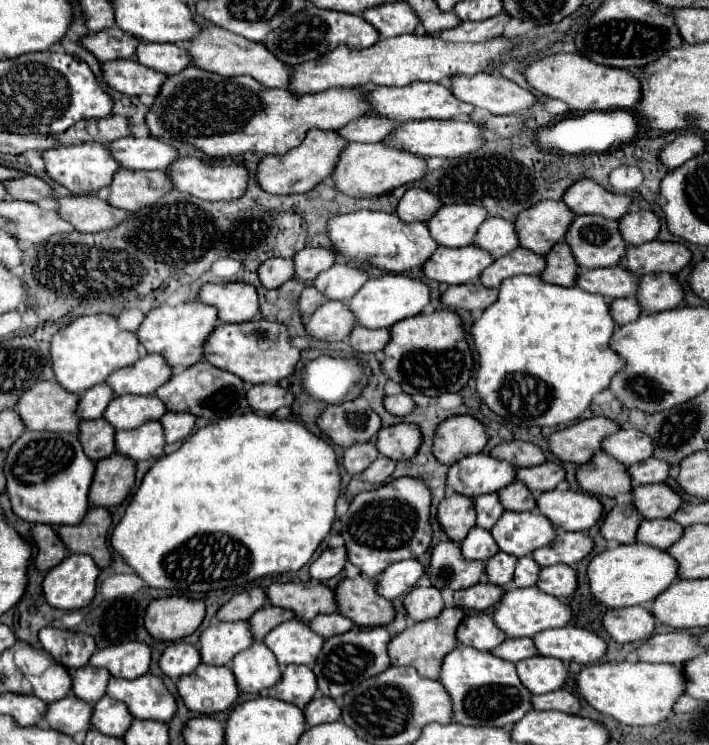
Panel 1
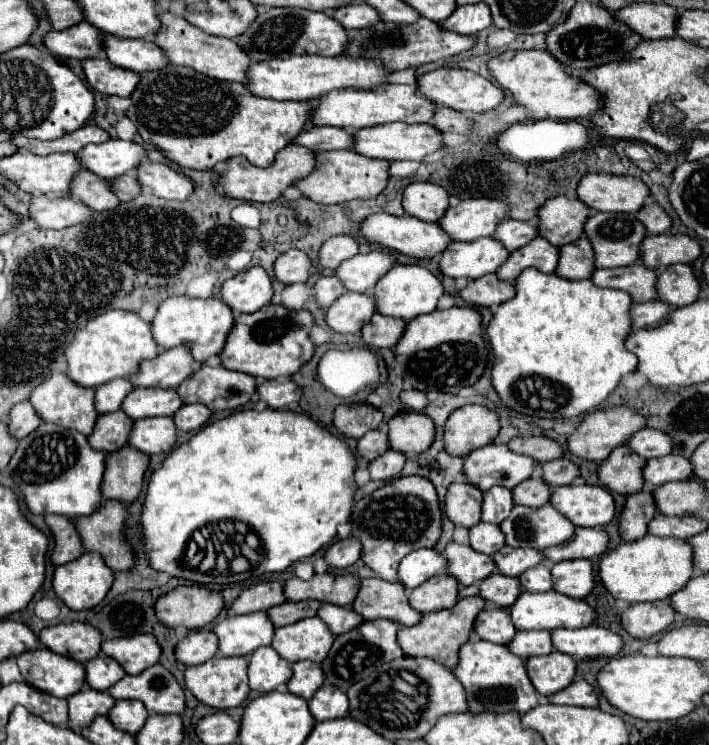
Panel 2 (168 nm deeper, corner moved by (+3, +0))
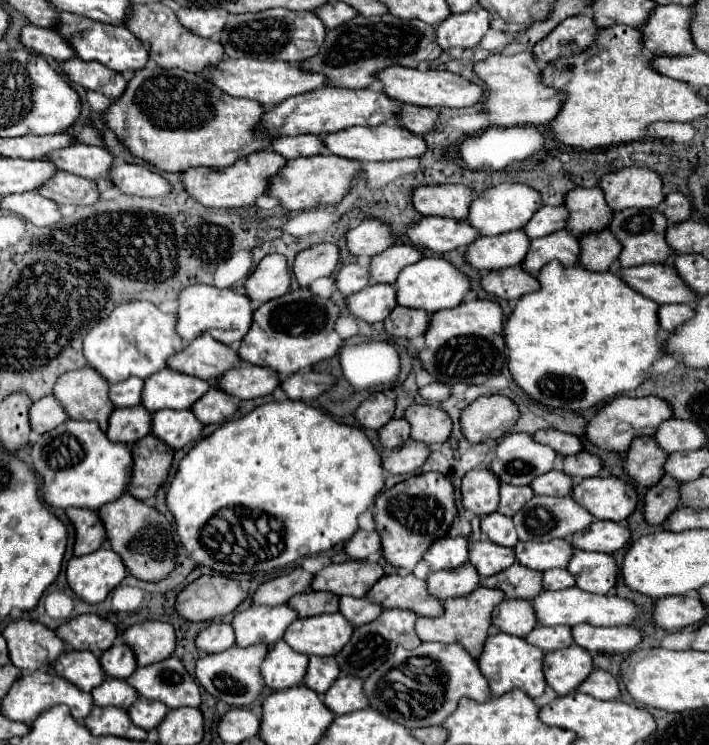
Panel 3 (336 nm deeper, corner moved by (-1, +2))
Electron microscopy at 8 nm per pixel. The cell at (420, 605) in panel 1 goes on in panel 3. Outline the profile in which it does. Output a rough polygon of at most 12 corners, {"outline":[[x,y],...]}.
{"outline":[[472,563],[434,571],[428,591],[440,601],[464,597],[478,587]]}

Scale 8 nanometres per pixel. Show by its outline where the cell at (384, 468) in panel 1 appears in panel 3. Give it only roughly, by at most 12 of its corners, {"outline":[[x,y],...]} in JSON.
{"outline":[[408,439],[384,457],[392,475],[418,471],[430,447]]}

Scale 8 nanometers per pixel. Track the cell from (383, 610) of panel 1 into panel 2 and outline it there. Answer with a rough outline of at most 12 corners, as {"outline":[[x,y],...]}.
{"outline":[[376,577],[360,581],[352,609],[364,621],[404,627],[422,617],[406,589]]}

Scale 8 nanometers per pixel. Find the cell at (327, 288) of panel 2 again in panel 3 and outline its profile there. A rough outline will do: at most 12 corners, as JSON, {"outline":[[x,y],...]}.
{"outline":[[348,263],[338,271],[344,295],[362,291],[370,283],[366,263]]}

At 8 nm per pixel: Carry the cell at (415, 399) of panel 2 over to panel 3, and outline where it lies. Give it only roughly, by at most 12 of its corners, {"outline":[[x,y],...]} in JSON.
{"outline":[[430,383],[420,389],[426,401],[446,401],[450,387]]}

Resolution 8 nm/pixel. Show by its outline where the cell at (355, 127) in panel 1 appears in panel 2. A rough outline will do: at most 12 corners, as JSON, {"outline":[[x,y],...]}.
{"outline":[[308,127],[294,139],[312,151],[352,149],[344,127]]}

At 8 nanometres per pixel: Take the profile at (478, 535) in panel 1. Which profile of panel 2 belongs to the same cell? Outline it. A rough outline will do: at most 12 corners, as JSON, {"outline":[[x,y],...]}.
{"outline":[[478,523],[470,529],[470,547],[494,555],[504,547],[498,525]]}

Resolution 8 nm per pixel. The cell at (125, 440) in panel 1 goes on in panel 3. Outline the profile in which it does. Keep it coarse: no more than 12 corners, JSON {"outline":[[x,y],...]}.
{"outline":[[162,409],[152,435],[182,449],[200,439],[204,423],[190,409]]}

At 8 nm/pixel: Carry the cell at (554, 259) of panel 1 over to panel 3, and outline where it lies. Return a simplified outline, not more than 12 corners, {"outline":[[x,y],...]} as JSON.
{"outline":[[610,229],[584,235],[580,265],[610,269],[620,255],[620,241]]}

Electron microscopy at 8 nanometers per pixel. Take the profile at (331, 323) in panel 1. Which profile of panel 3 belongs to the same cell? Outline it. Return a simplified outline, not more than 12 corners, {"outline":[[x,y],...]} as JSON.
{"outline":[[394,285],[348,297],[350,313],[378,323],[396,307]]}

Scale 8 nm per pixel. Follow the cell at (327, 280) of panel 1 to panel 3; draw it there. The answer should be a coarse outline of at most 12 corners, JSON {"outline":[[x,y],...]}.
{"outline":[[392,245],[370,259],[370,283],[396,283],[424,255]]}

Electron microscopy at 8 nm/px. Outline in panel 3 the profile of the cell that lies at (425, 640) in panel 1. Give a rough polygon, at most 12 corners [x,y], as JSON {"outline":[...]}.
{"outline":[[478,587],[444,601],[444,615],[418,617],[422,641],[460,643],[478,659],[504,599]]}

